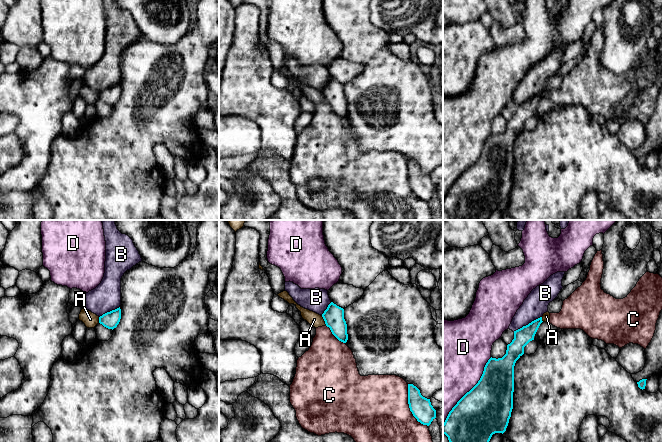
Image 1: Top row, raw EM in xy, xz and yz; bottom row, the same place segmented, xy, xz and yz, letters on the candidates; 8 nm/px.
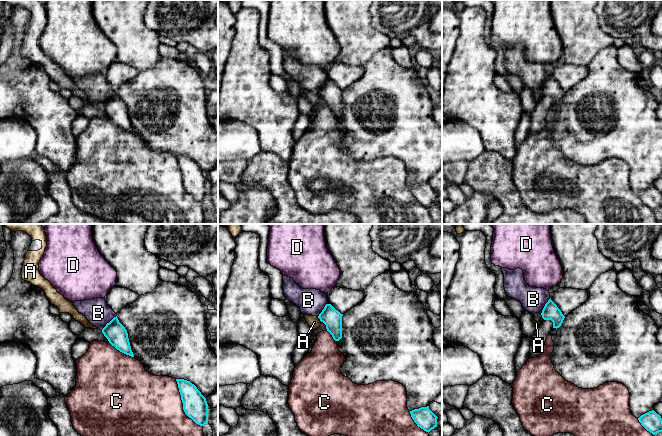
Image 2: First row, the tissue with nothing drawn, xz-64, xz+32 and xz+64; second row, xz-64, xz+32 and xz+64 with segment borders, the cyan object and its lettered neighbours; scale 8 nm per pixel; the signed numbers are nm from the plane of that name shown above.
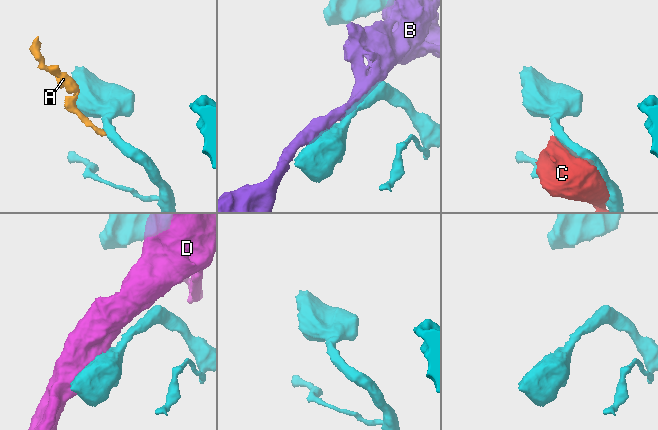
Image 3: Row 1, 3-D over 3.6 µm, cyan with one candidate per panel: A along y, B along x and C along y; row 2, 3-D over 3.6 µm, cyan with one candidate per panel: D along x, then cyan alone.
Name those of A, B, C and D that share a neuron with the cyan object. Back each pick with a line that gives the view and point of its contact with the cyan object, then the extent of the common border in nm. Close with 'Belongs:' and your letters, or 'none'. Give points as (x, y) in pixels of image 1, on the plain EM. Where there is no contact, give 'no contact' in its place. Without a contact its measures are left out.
Belongs: none

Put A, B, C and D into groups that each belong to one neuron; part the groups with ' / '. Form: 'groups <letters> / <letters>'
groups A C / B / D

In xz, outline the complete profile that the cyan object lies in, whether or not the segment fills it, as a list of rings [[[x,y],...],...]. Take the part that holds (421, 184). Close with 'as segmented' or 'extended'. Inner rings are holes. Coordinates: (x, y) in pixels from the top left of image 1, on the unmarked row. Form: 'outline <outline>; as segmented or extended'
outline [[[408,160],[408,180],[413,192],[421,200],[429,202],[436,194],[436,186],[431,181],[430,175],[423,173],[413,160]]]; as segmented

